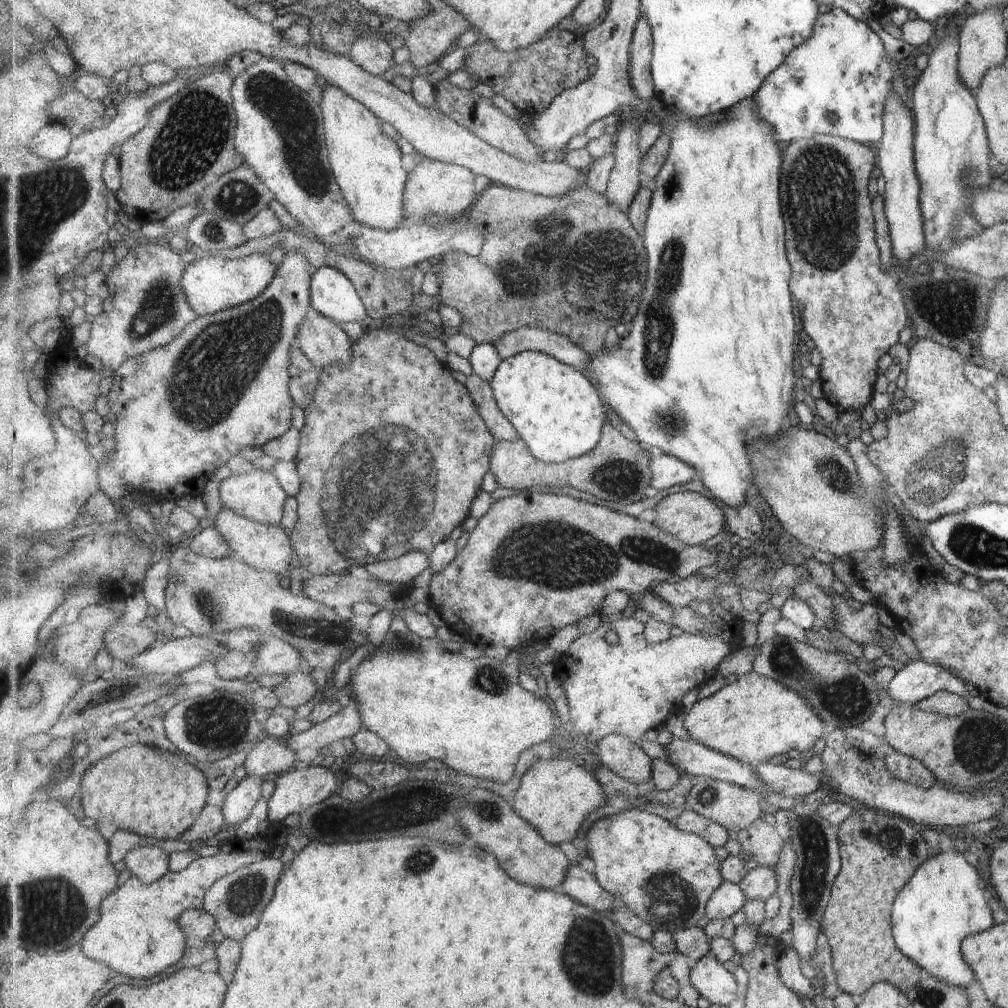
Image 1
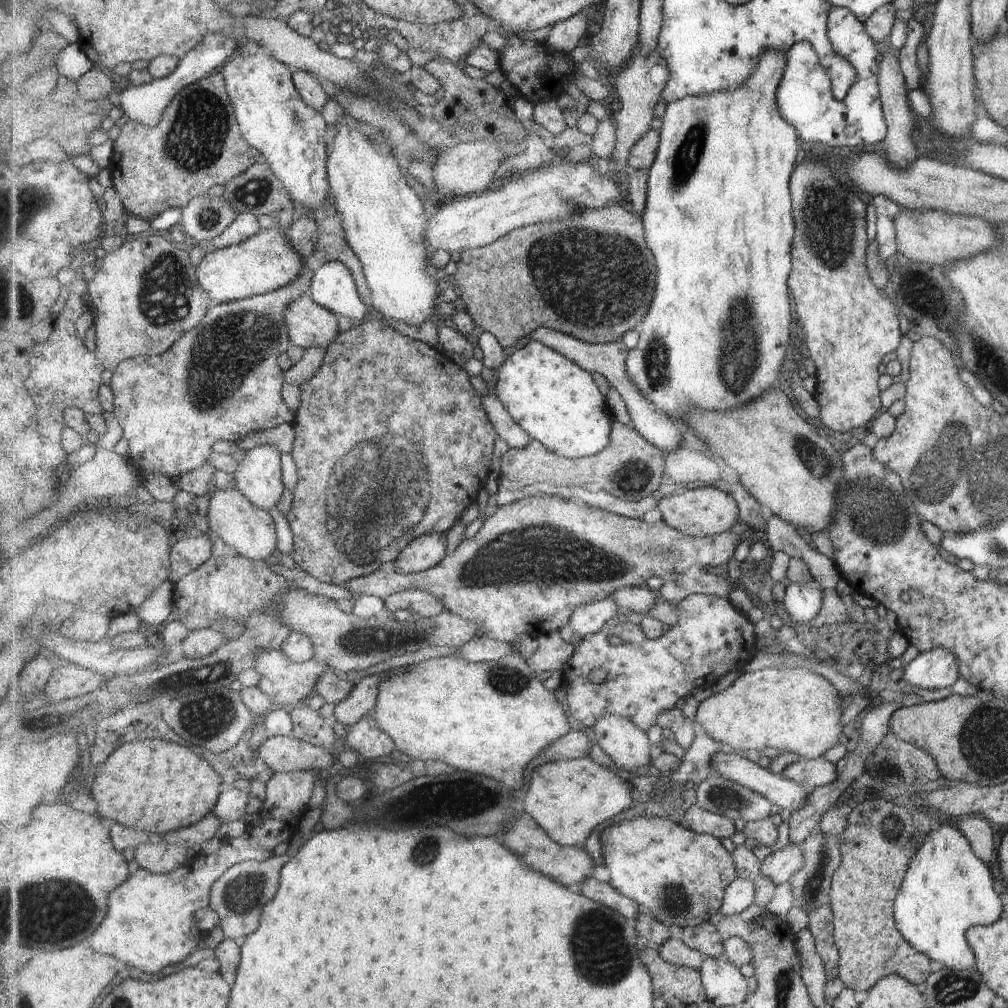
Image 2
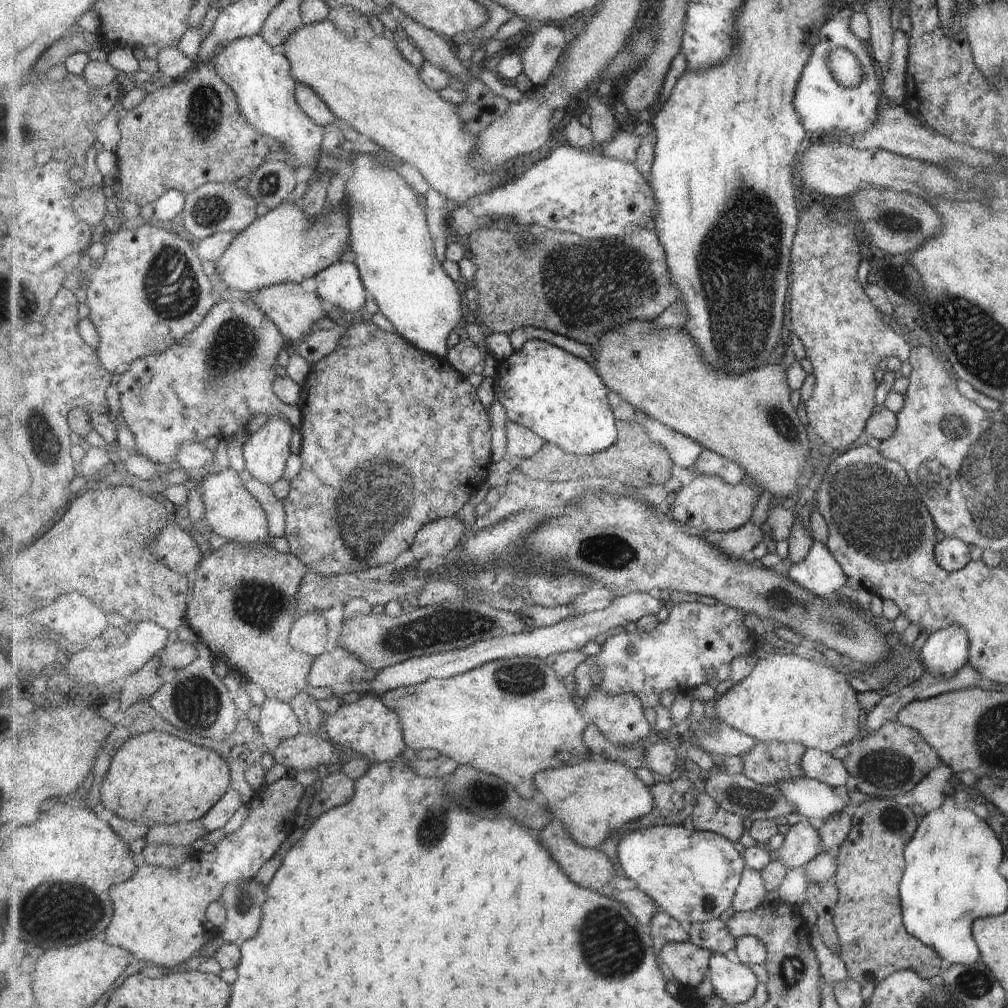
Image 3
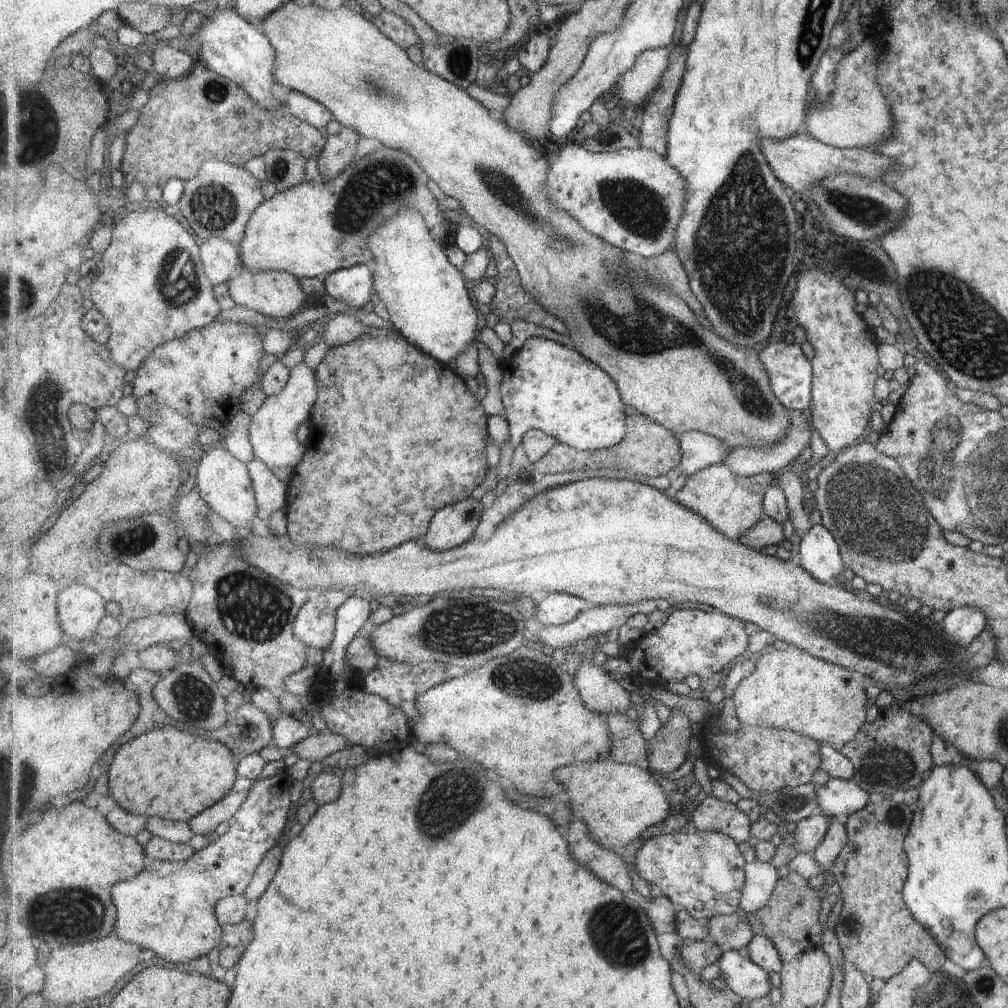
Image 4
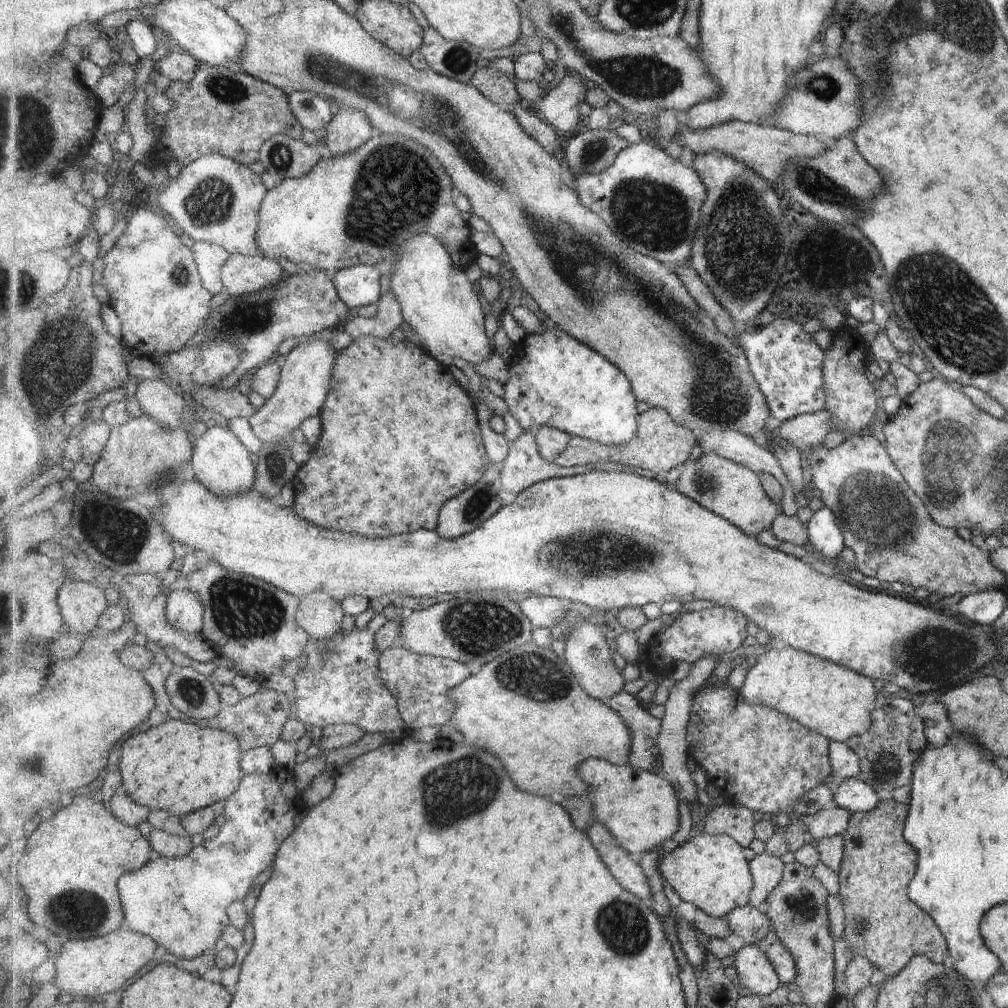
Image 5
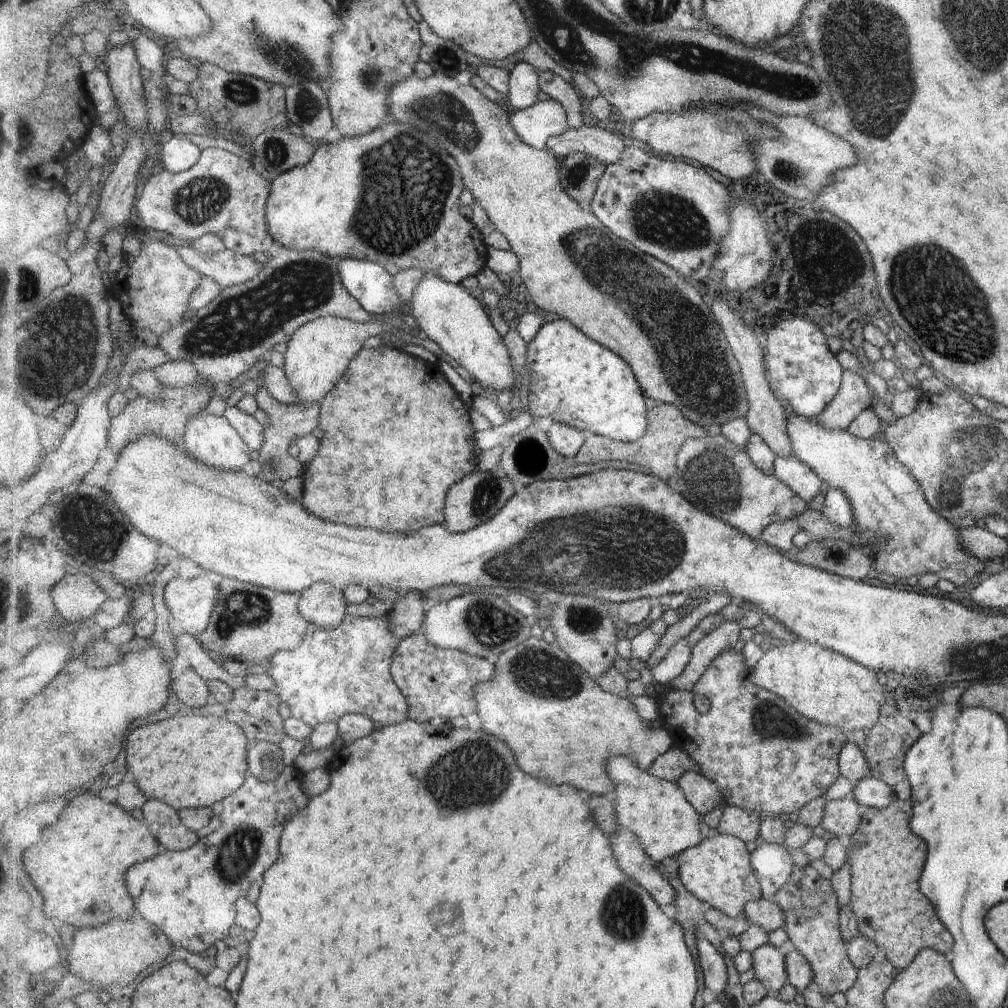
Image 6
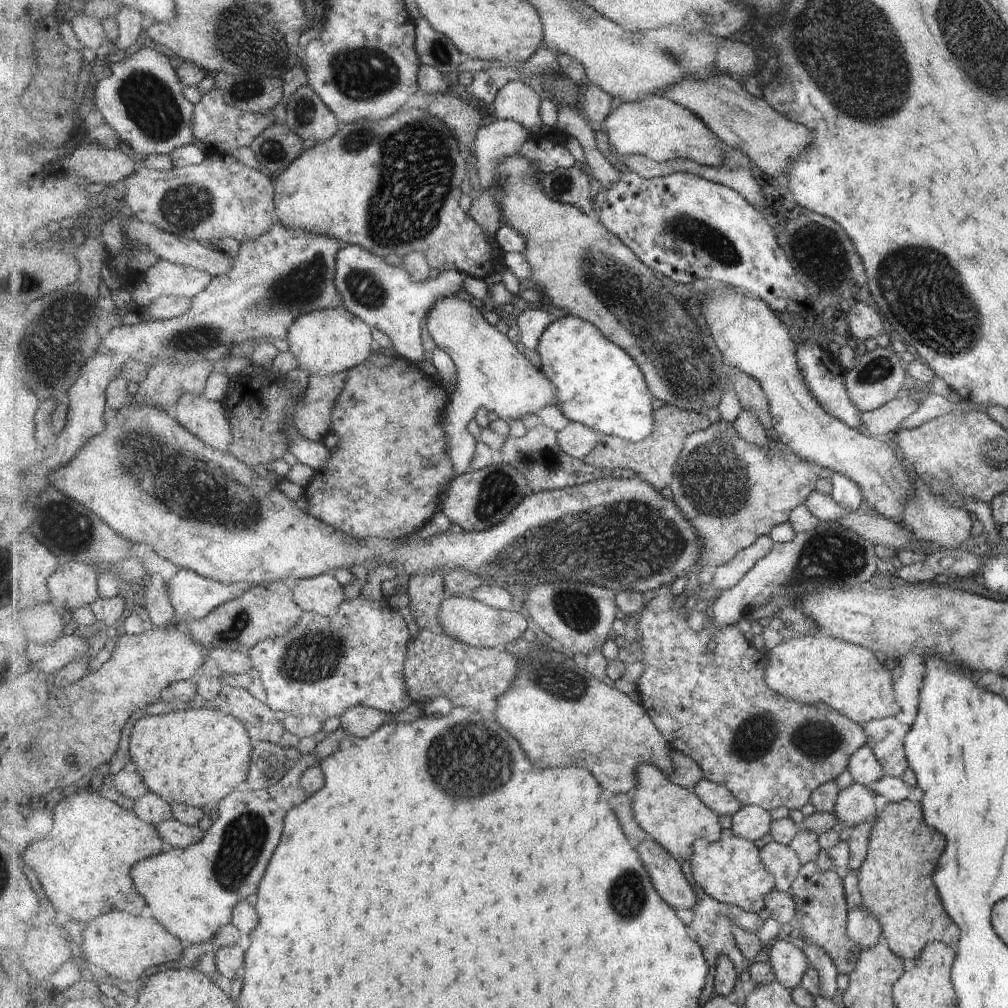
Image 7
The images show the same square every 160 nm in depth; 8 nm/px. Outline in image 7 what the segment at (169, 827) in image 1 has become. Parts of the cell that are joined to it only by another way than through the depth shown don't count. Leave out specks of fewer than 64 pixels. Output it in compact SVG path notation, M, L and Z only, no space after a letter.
M181 707L167 715L145 716L135 723L135 727L133 728L130 737L130 754L132 755L132 762L136 767L135 772L141 776L141 779L145 782L147 789L169 804L180 803L198 808L203 808L203 806L207 806L207 804L217 806L224 799L227 799L227 796L230 796L241 783L247 782L248 776L250 775L252 747L253 740L241 722L239 722L235 717L231 717L218 709L211 710L205 707Z

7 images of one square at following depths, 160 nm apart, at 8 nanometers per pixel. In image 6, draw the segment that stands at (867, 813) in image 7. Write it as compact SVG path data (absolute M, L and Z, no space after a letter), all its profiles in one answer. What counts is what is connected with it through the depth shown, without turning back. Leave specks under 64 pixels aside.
M851 797L836 801L825 801L818 831L827 831L833 836L852 835L860 821L861 806Z

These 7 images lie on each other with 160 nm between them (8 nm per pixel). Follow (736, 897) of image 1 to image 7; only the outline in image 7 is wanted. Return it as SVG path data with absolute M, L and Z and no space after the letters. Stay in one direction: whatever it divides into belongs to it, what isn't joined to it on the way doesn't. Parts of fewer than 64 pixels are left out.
M772 841L760 849L760 856L767 872L775 877L775 890L789 892L803 865L798 853L790 846Z

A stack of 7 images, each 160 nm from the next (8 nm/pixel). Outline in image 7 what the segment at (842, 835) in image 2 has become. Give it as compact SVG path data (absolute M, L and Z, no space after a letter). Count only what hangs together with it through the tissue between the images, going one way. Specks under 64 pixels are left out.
M917 796L885 804L868 832L866 856L856 870L860 904L876 919L880 936L900 960L917 960L922 948L931 941L939 941L952 951L956 949L959 929L943 912L929 880L941 850L943 838L923 824Z

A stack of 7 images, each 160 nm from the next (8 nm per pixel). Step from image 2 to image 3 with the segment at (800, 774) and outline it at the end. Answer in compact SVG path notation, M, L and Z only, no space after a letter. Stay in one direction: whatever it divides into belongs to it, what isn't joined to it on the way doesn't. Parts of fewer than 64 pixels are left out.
M805 749L801 758L802 774L815 779L828 787L843 786L848 772L843 760L834 758L831 753L817 749Z

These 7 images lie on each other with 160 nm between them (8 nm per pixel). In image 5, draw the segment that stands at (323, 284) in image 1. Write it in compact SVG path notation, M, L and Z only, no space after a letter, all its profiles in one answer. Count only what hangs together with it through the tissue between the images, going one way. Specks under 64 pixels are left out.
M355 265L333 273L333 284L350 309L378 304L381 274L374 265Z

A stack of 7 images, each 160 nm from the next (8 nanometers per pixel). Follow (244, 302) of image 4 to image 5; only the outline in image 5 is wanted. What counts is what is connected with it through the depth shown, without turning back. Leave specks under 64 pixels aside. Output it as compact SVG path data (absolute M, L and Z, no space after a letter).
M233 253L222 268L222 281L226 291L232 295L246 295L264 290L271 285L277 285L284 278L284 270L276 260L271 260L261 254L255 256L244 256Z

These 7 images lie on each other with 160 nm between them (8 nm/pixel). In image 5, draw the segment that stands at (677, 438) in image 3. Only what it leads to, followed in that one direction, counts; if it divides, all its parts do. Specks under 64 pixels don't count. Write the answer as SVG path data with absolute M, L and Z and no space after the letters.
M725 431L725 432L698 432L697 434L698 444L702 447L702 454L708 455L709 453L715 453L719 456L725 457L730 461L742 464L749 467L756 473L769 473L772 474L783 485L783 500L781 500L781 511L784 515L793 517L796 515L798 506L795 503L794 490L792 484L787 480L787 475L780 467L779 459L768 451L765 447L761 446L761 439L750 437L737 431Z

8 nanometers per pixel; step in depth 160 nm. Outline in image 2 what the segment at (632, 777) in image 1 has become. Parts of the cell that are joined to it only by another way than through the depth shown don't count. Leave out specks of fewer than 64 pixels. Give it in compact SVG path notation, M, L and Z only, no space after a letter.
M605 715L594 726L596 742L624 773L635 775L639 768L653 765L649 736L633 721Z

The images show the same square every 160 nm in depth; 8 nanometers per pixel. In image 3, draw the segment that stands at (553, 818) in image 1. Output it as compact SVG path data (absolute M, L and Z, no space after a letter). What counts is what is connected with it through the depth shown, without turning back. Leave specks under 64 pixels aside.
M583 761L574 765L565 765L538 772L534 778L539 792L538 799L545 804L549 812L559 819L569 831L571 838L585 848L598 846L612 835L612 832L621 831L625 824L643 818L654 811L654 799L648 790L649 787L633 774L633 770L619 762Z

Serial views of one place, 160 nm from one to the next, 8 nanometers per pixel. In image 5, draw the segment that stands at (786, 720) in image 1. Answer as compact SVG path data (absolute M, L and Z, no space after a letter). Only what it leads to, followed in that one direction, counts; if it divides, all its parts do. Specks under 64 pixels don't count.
M777 643L759 655L740 689L740 695L748 703L778 710L828 741L844 743L869 728L873 700L877 695L871 679L791 645Z

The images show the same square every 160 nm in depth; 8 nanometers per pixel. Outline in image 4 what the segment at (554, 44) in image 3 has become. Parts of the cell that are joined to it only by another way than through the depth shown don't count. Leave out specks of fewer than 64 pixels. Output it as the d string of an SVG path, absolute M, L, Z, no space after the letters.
M543 29L534 30L518 51L517 58L530 72L538 73L545 65L550 55L550 35Z

